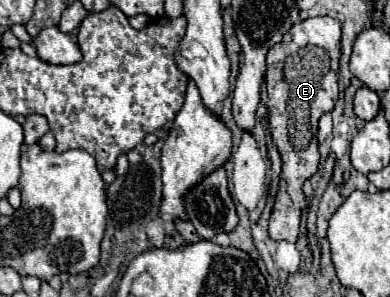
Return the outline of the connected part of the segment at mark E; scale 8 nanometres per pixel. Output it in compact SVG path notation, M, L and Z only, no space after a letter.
M329 16L307 18L293 24L279 44L267 52L267 94L269 94L269 132L283 160L281 184L269 218L269 236L273 240L297 242L301 210L307 206L303 184L319 166L317 122L321 114L333 110L339 96L339 56L341 26Z

